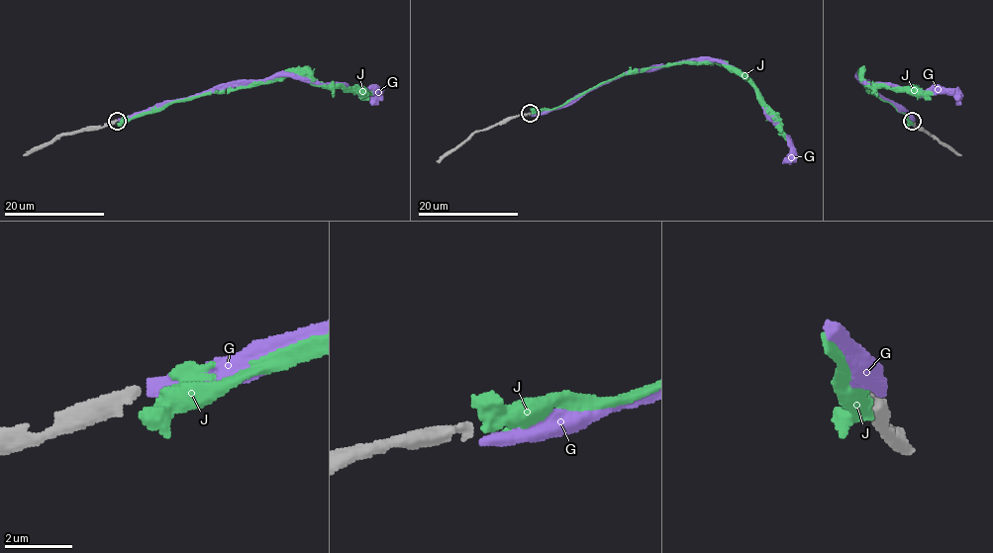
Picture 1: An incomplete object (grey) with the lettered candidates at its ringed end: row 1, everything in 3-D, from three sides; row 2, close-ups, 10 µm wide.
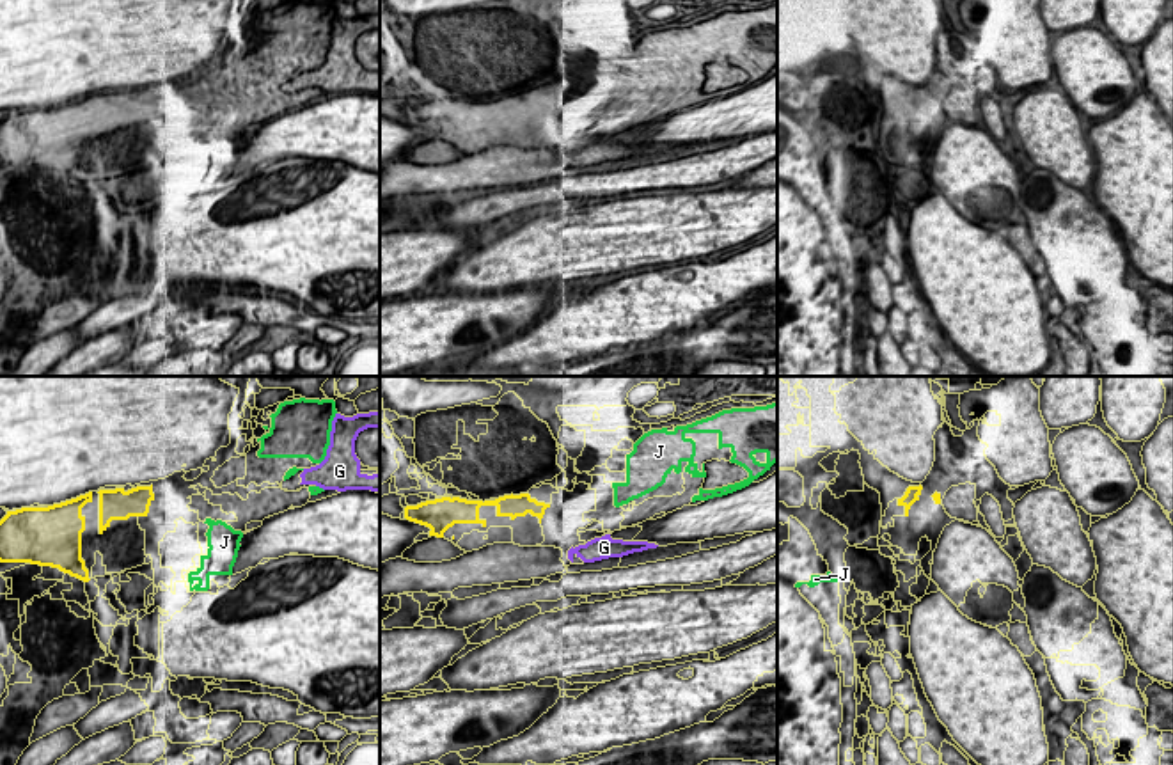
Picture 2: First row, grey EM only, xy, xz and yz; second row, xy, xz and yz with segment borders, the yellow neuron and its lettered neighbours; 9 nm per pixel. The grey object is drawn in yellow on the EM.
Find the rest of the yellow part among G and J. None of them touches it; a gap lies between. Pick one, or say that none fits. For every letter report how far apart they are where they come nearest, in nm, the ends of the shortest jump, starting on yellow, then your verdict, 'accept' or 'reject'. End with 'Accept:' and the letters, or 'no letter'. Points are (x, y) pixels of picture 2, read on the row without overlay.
G: 360 nm | xz (540, 125), (568, 153) | reject
J: 500 nm | xy (153, 102), (204, 125) | accept
Accept: J

